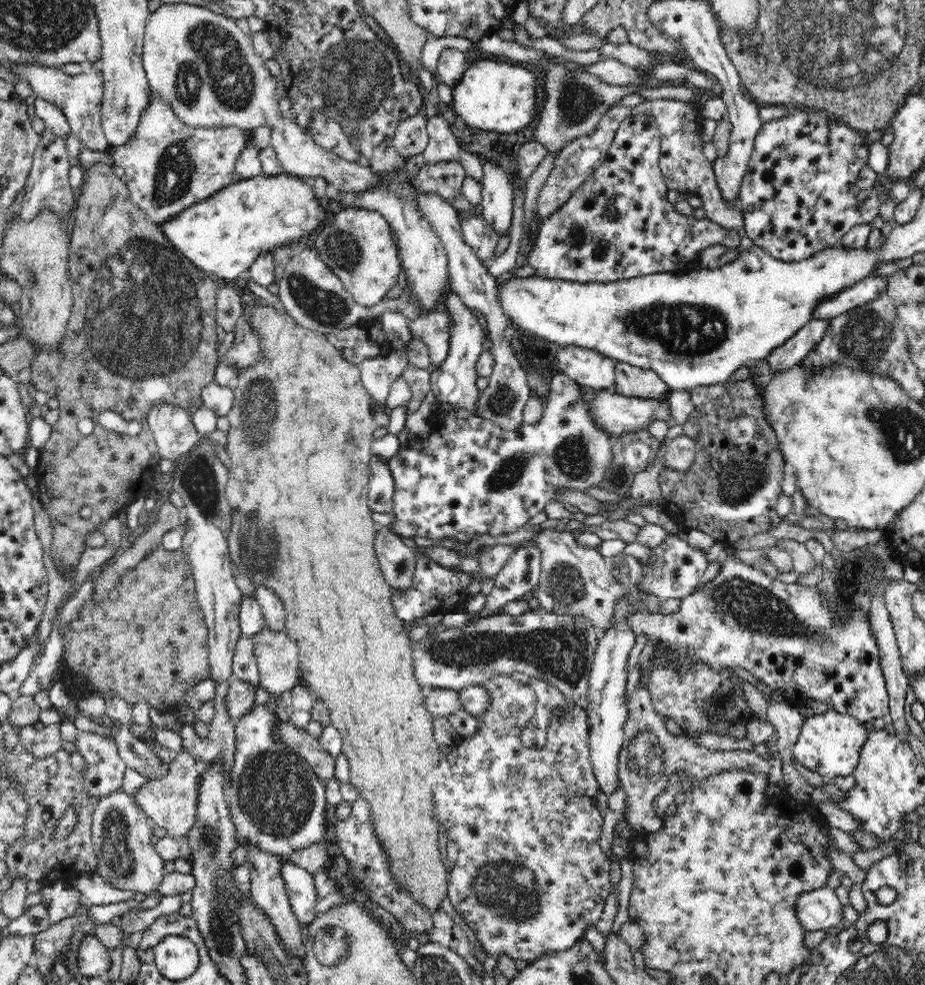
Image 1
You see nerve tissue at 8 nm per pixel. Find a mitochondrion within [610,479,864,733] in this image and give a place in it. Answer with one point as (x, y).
(737, 602)

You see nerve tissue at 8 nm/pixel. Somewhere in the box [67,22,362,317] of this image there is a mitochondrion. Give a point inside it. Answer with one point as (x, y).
(178, 170)

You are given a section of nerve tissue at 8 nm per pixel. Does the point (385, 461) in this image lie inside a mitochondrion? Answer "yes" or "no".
no

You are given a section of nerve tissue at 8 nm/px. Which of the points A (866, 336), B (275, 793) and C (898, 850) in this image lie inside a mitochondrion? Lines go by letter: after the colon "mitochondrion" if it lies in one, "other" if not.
A: mitochondrion
B: mitochondrion
C: other

